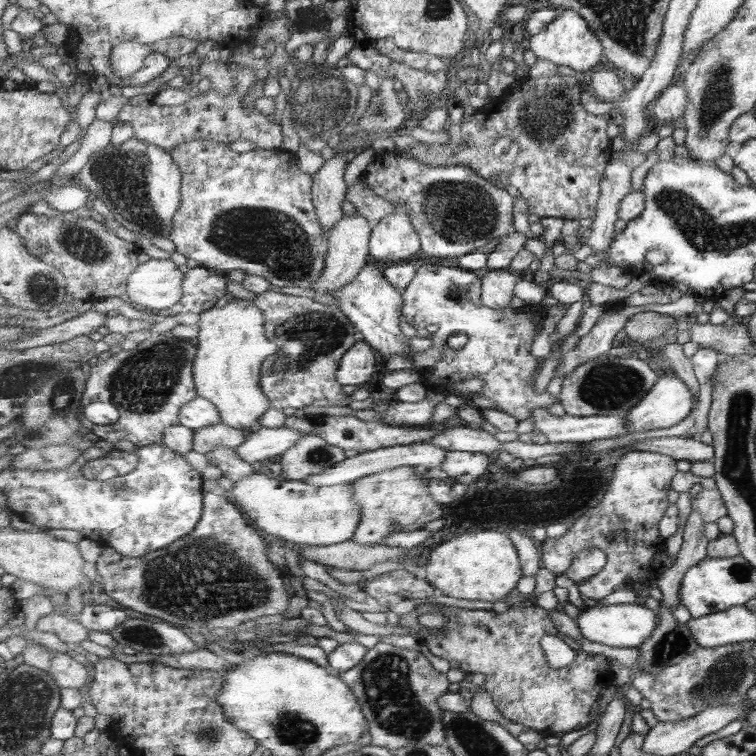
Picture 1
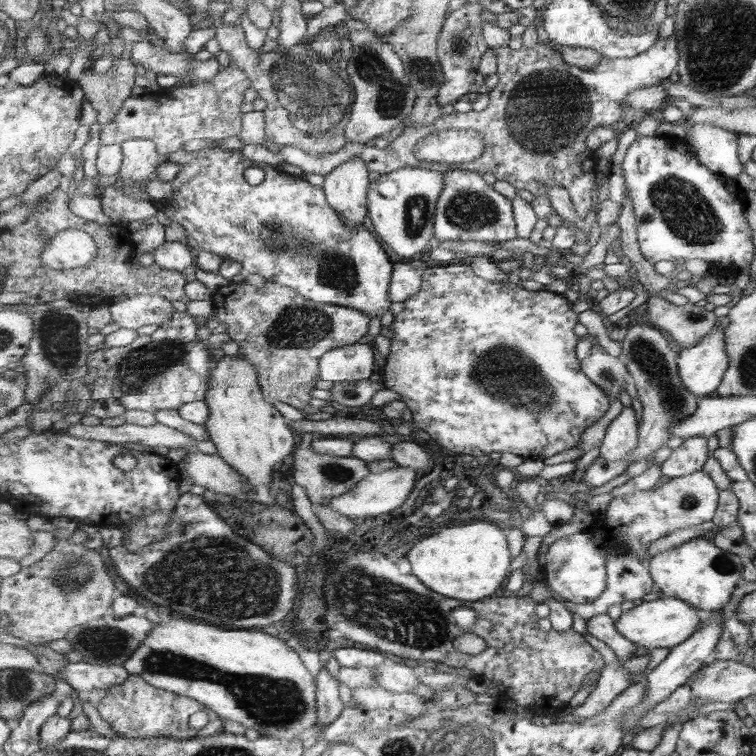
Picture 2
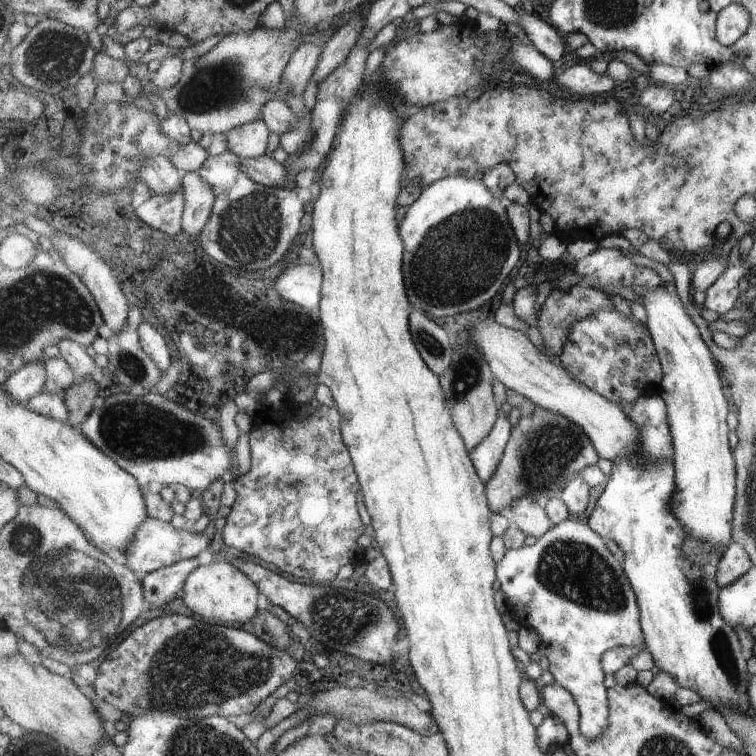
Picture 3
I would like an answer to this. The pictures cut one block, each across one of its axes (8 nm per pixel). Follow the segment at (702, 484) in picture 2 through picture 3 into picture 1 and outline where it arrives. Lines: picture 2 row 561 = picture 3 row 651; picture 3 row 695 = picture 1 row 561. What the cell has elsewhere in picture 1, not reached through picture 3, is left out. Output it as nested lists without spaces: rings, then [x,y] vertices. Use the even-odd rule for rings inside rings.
[[[595,547],[587,548],[573,559],[573,564],[567,569],[565,576],[580,586],[591,580],[593,576],[597,576],[607,563],[608,554],[604,550]]]

